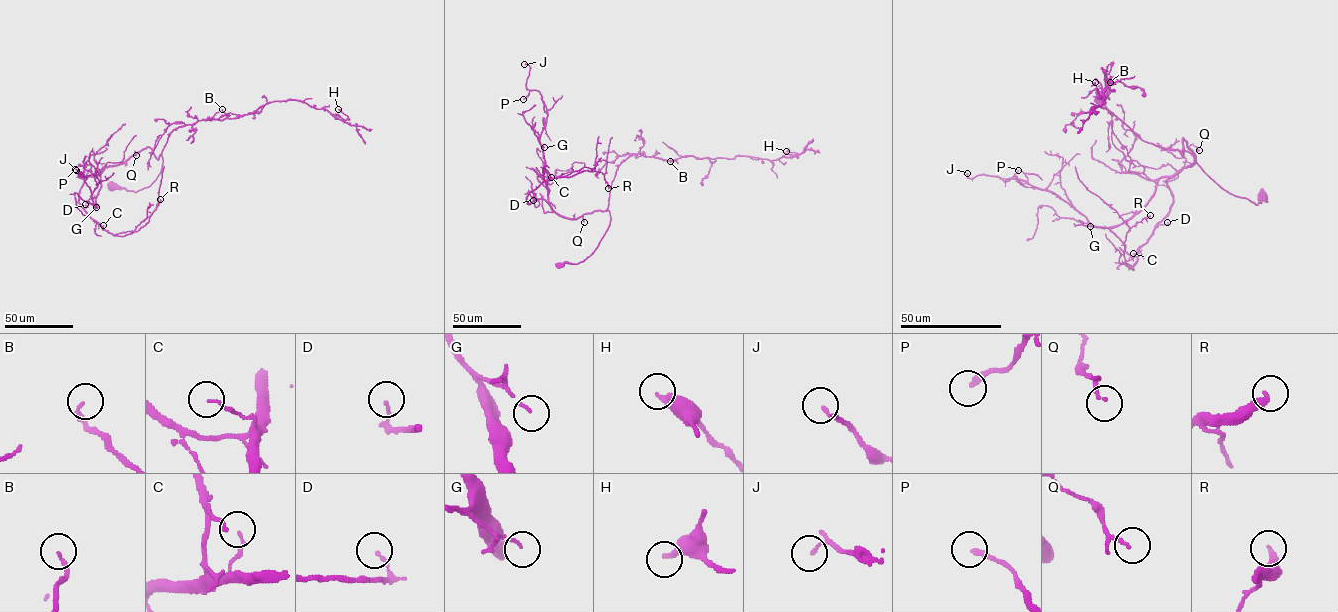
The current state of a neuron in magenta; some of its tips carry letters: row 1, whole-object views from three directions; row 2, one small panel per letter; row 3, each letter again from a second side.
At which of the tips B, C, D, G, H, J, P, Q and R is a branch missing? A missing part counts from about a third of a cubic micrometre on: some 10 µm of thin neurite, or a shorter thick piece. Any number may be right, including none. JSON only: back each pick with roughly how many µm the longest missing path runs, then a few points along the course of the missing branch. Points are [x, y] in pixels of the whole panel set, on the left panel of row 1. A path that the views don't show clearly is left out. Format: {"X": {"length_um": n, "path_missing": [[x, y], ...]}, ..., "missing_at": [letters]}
{"missing_at": []}

